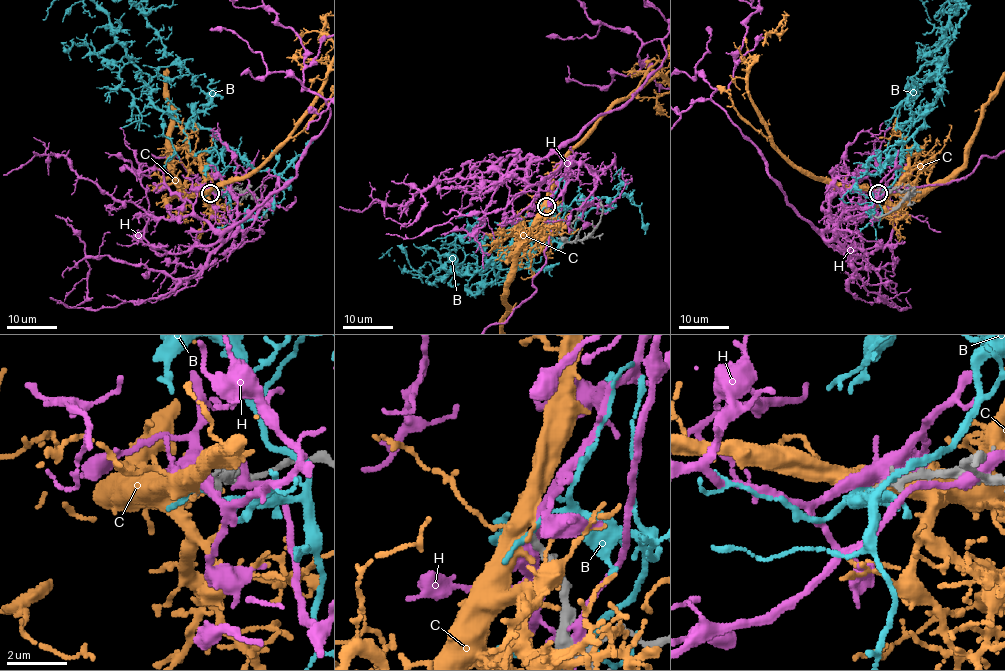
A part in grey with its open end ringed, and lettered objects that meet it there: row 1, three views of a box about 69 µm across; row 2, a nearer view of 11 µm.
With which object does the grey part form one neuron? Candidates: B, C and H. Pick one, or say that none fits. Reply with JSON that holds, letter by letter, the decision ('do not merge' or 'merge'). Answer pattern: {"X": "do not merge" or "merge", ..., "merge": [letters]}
{"B": "do not merge", "C": "do not merge", "H": "do not merge", "merge": []}

